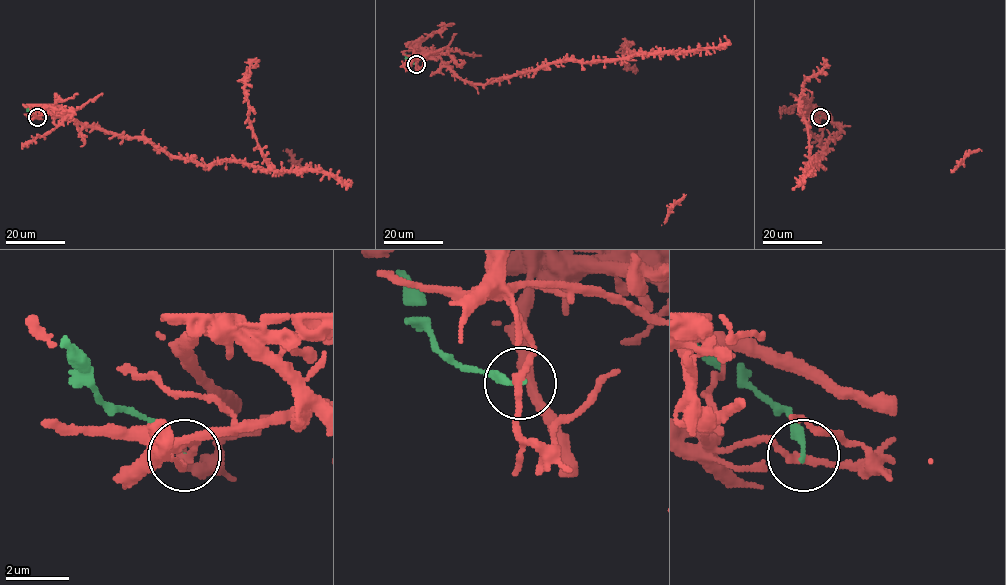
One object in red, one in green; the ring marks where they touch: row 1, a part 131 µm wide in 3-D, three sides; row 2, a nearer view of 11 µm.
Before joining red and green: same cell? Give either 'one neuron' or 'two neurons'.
two neurons

